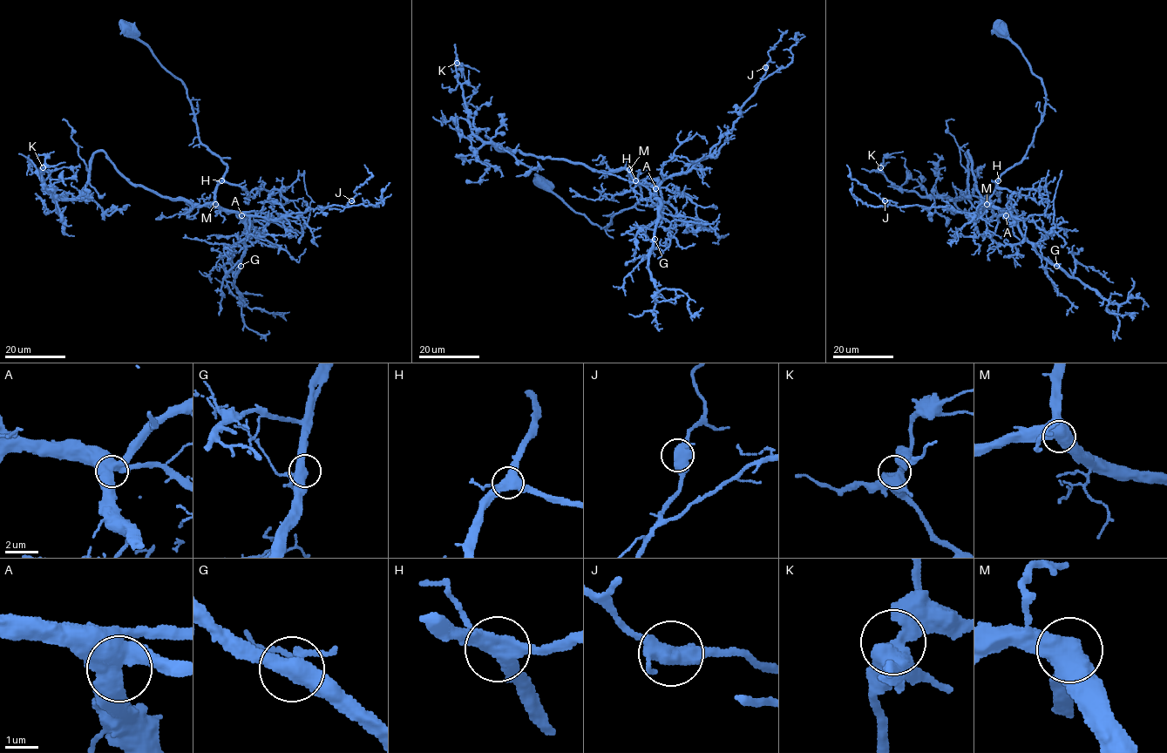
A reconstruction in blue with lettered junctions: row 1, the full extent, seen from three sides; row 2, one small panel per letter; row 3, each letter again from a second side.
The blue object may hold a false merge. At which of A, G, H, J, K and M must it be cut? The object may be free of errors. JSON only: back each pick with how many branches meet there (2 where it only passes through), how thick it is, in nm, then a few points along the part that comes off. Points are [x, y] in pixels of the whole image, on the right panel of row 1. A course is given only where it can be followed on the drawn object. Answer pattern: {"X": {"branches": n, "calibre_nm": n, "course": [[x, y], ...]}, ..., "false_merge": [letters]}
{"false_merge": []}

